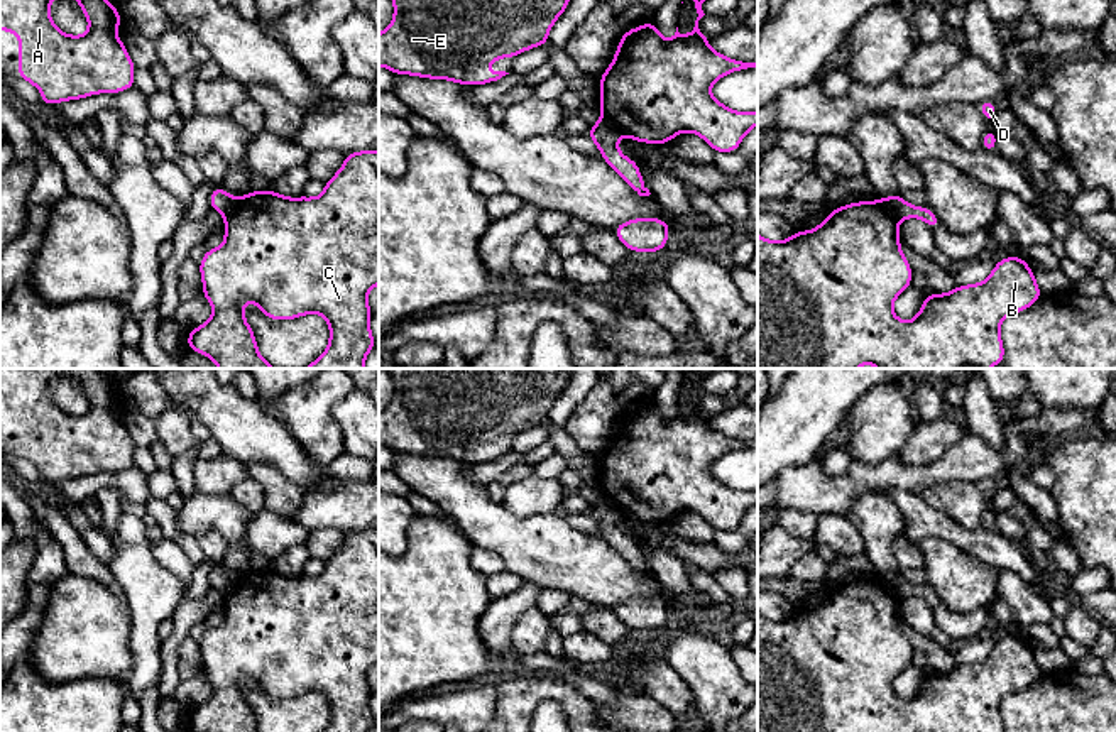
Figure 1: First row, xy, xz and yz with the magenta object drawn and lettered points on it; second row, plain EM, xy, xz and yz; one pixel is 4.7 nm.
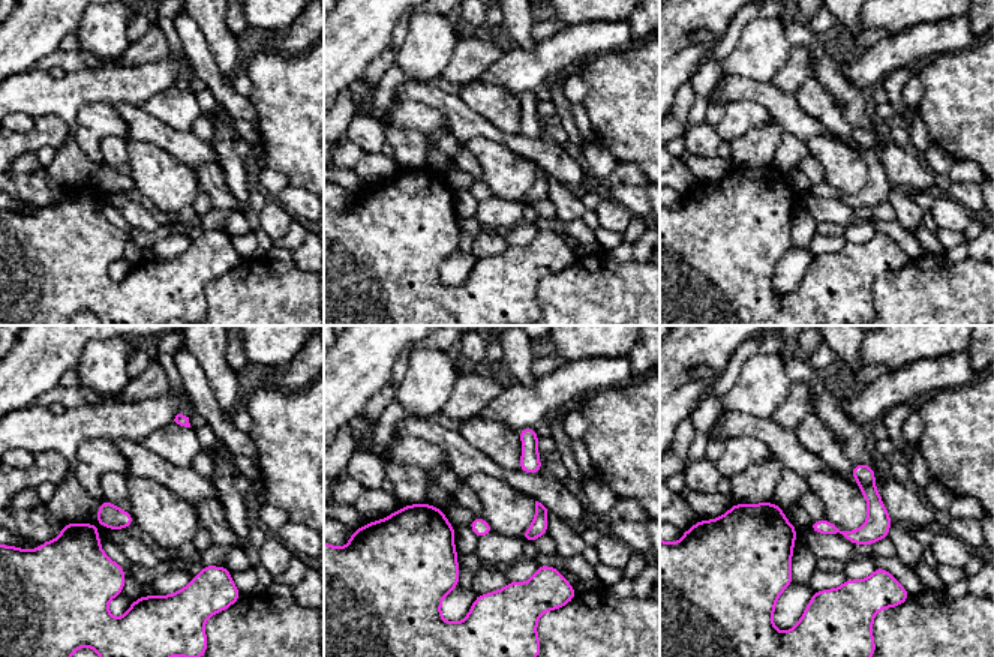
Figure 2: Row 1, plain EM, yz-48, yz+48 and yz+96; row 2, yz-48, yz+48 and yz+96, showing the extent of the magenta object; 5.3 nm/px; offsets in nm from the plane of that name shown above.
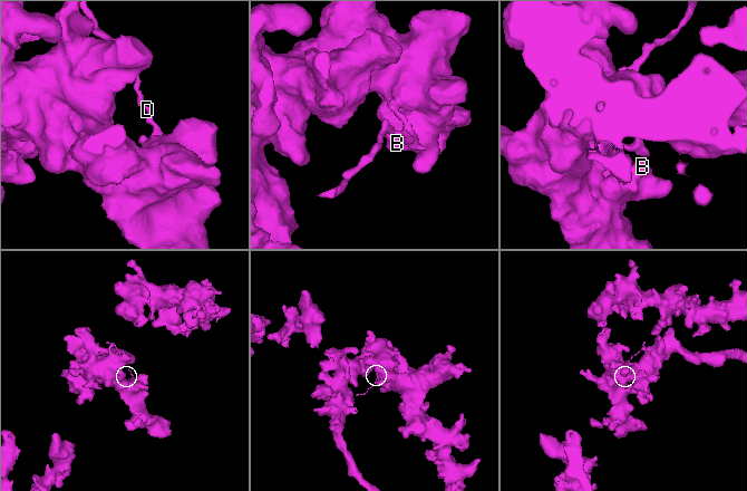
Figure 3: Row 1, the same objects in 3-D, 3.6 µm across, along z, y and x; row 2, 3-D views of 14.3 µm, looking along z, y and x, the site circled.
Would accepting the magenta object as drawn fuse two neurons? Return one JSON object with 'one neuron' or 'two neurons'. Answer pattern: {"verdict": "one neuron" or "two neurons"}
{"verdict": "two neurons"}

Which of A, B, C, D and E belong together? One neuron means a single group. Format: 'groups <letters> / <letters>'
groups A B C E / D

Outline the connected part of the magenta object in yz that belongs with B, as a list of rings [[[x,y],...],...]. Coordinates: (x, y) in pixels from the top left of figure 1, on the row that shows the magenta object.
[[[881,199],[859,201],[834,208],[823,223],[808,232],[796,232],[783,242],[769,242],[758,233],[758,369],[857,369],[862,363],[874,363],[878,369],[989,369],[1004,360],[1001,341],[1001,321],[1021,313],[1042,298],[1033,270],[1023,257],[1004,257],[984,282],[957,286],[945,294],[927,294],[918,314],[911,321],[898,320],[893,314],[893,301],[911,286],[911,265],[900,249],[898,220],[888,211]]]

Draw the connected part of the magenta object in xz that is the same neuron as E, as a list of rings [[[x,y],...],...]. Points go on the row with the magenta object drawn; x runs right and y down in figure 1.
[[[392,0],[394,19],[379,34],[379,66],[394,74],[487,85],[509,74],[484,71],[499,57],[548,44],[548,34],[570,0]]]

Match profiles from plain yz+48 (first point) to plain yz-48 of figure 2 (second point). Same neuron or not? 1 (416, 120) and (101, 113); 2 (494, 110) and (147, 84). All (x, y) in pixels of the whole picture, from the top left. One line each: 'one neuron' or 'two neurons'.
1: one neuron
2: two neurons

